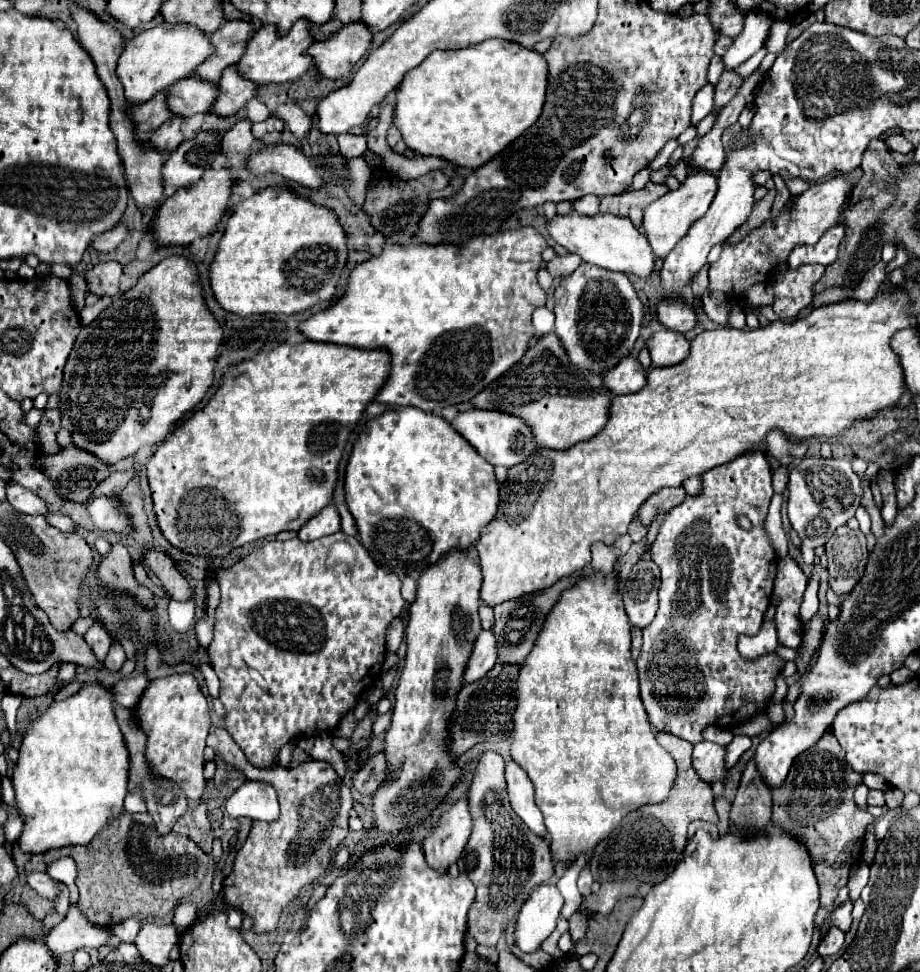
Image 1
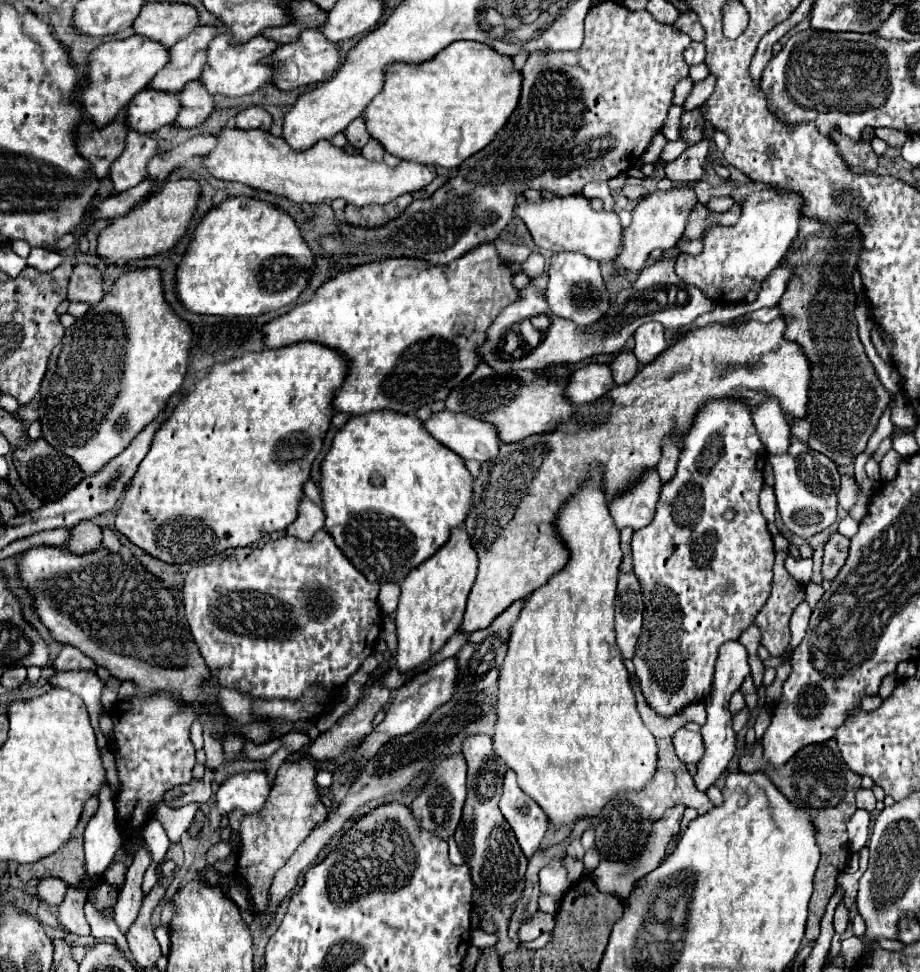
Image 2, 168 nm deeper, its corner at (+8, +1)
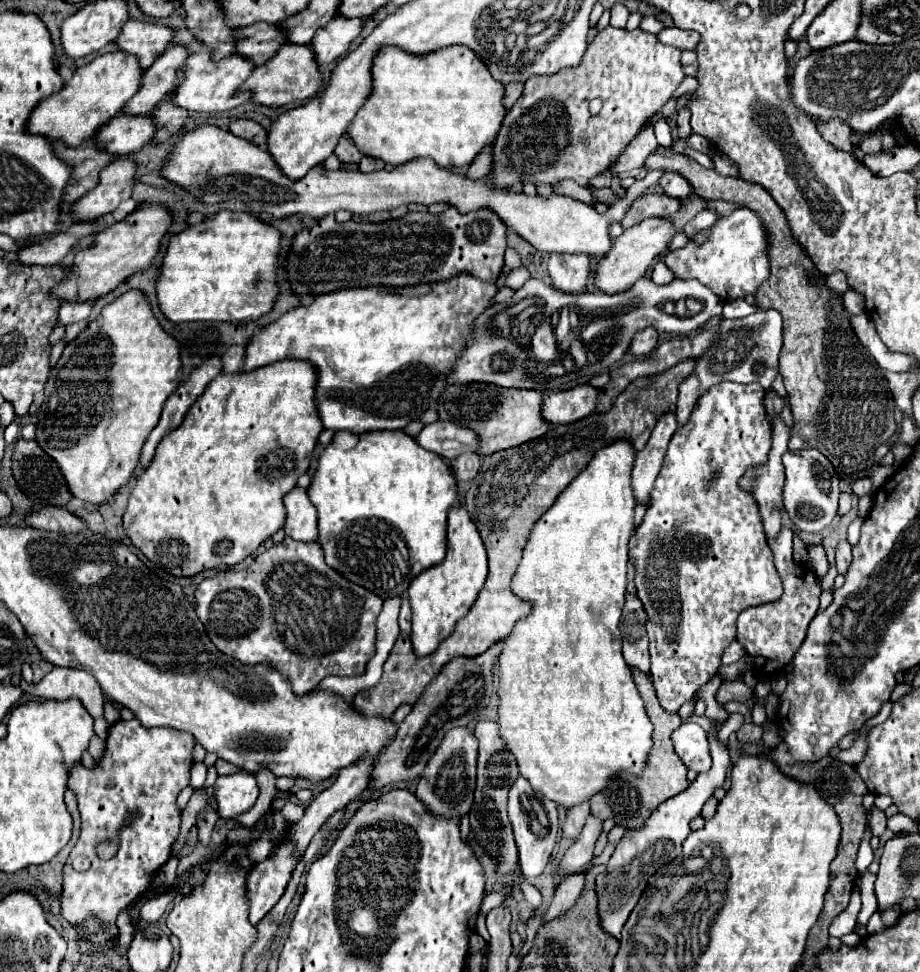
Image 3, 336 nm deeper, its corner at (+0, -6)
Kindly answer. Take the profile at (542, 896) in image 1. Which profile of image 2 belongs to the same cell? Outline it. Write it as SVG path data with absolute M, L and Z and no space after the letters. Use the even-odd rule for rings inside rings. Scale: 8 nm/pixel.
M552 860L546 868L540 870L540 894L564 896L566 890L568 890L568 882L562 860Z

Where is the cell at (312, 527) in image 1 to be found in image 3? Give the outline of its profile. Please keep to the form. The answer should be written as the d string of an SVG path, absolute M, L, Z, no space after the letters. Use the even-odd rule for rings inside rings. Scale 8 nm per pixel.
M294 487L284 495L286 523L284 531L296 541L316 541L316 509L312 507L304 489Z

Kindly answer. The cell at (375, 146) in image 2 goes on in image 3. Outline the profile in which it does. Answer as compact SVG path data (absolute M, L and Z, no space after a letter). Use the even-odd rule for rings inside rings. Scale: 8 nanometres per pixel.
M362 157L362 161L360 161L358 169L360 169L362 173L380 171L380 169L384 169L384 161L380 161L380 159L372 159L372 157Z

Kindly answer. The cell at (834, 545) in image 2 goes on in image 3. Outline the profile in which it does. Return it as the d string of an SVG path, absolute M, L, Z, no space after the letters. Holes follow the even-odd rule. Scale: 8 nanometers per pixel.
M840 541L838 549L836 549L836 567L840 575L846 575L848 567L852 563L852 547L848 541Z

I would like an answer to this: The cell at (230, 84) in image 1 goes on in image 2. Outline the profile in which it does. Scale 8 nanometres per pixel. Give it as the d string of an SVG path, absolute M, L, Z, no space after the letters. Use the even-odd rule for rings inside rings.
M200 80L188 82L180 94L184 108L176 118L176 124L182 128L192 128L202 124L214 112L214 94L210 94Z

